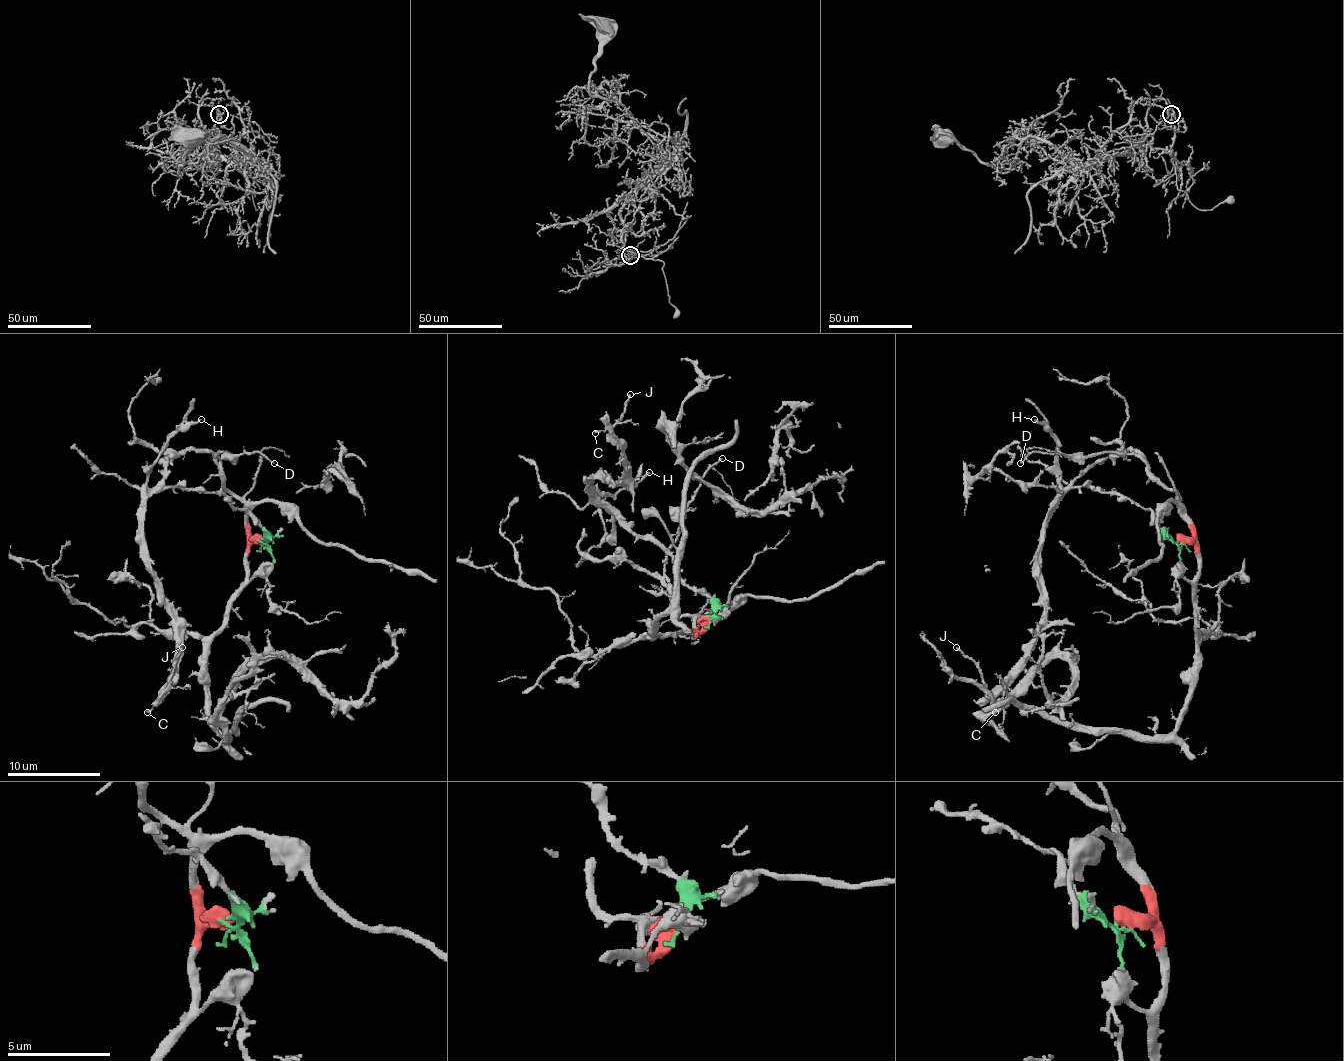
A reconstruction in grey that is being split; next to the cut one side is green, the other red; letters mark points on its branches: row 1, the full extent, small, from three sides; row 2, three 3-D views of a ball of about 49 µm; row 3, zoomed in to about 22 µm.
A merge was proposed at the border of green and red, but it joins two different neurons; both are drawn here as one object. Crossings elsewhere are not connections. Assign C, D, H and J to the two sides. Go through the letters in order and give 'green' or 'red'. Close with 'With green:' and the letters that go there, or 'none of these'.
C: green
D: red
H: green
J: green
With green: C, H, J

